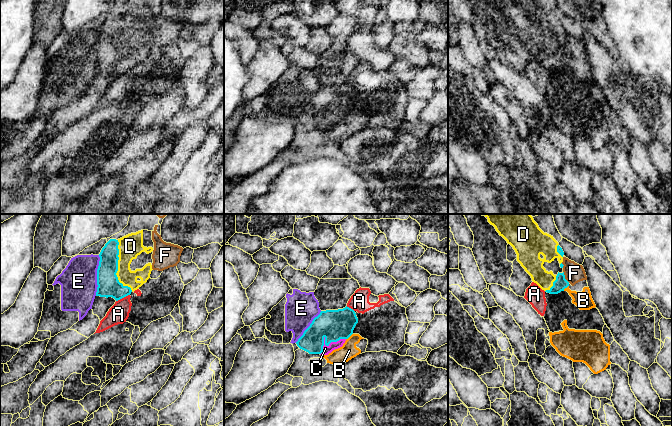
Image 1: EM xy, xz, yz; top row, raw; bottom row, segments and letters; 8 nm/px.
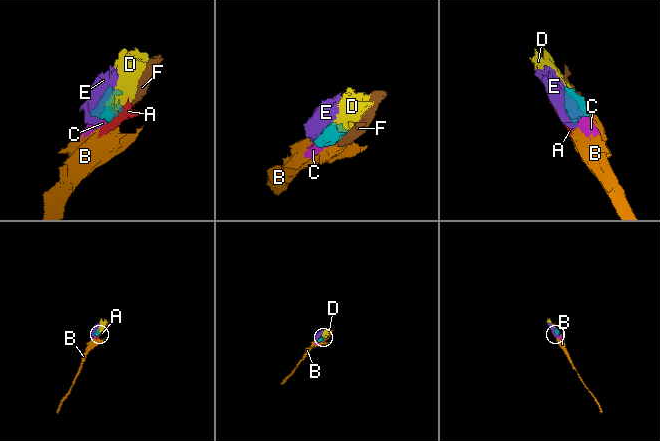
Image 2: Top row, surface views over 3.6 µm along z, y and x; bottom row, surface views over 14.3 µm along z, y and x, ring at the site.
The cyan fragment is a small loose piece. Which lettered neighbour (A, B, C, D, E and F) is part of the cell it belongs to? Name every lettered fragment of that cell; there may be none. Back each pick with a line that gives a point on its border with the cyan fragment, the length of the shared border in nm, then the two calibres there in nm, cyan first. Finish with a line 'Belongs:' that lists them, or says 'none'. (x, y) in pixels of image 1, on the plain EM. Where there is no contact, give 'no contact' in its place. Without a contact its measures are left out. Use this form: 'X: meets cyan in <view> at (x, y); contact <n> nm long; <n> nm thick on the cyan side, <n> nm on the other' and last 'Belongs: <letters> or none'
C: meets cyan in xz at (330, 118); contact 240 nm long; 240 nm thick on the cyan side, 70 nm on the other
D: meets cyan in xy at (117, 44); contact 440 nm long; 180 nm thick on the cyan side, 190 nm on the other
Belongs: C, D

